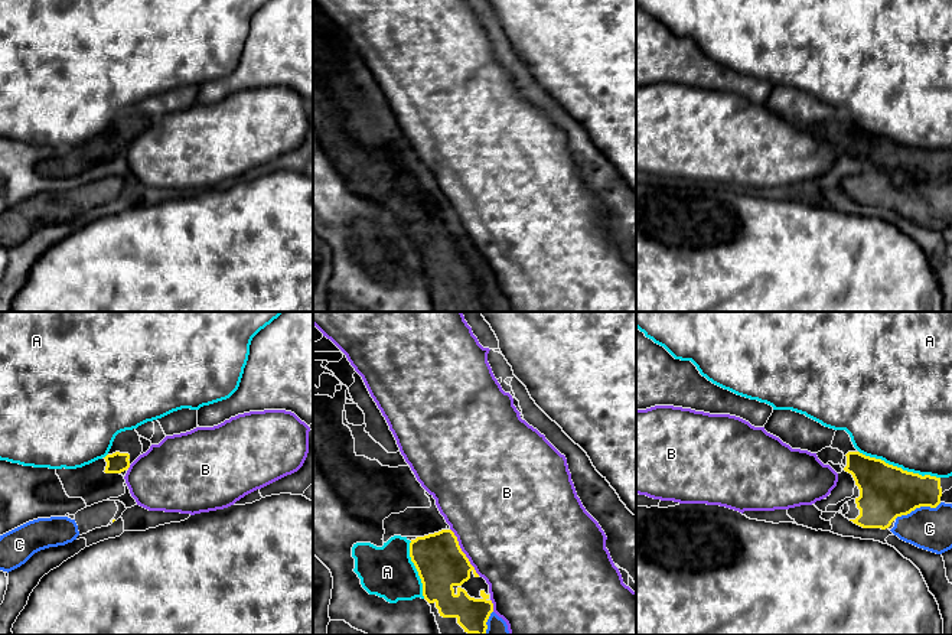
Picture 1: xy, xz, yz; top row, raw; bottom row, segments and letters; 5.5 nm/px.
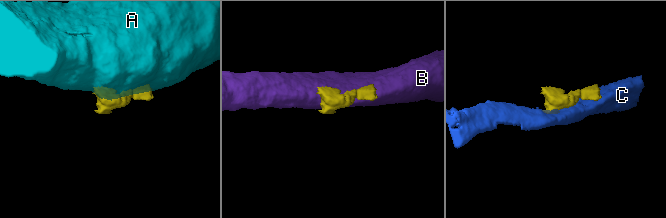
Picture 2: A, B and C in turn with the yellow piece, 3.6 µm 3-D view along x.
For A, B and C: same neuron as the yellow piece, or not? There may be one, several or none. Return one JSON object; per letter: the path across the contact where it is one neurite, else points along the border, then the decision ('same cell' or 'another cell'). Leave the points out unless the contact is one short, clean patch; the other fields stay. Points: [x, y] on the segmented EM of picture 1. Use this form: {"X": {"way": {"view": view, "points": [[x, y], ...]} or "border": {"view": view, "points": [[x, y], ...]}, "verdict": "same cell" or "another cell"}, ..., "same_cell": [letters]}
{"A": {"verdict": "another cell"}, "B": {"verdict": "another cell"}, "C": {"verdict": "another cell"}, "same_cell": []}

